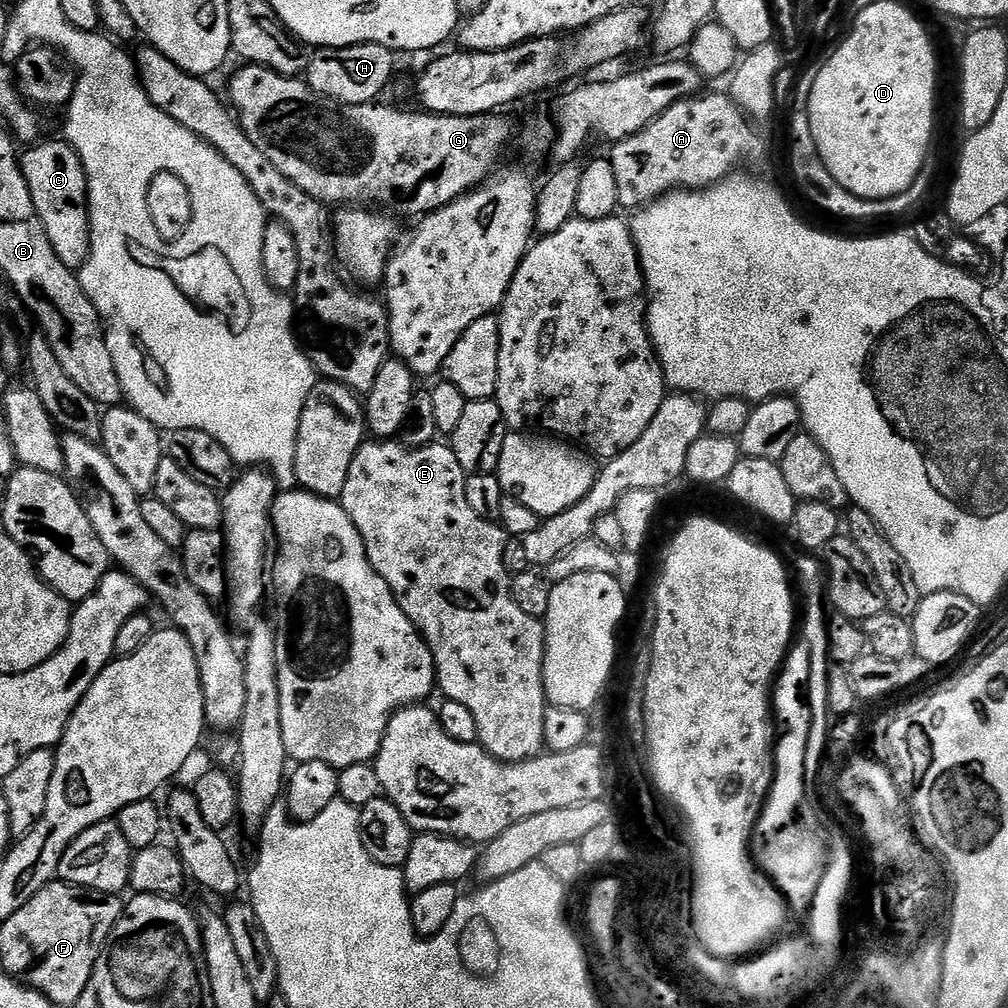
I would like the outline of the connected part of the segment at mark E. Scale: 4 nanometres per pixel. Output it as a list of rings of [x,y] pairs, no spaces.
[[[372,438],[372,439],[369,439],[369,440],[368,440],[368,441],[367,441],[367,442],[366,442],[366,443],[364,443],[364,444],[363,444],[363,445],[362,445],[362,447],[361,447],[361,448],[360,448],[360,449],[359,449],[359,450],[358,450],[358,454],[354,454],[354,462],[350,462],[350,474],[346,474],[346,490],[342,490],[342,494],[341,494],[341,495],[340,495],[340,498],[339,498],[339,501],[338,501],[338,503],[339,503],[339,504],[341,504],[341,505],[342,505],[342,507],[344,507],[344,508],[345,508],[345,510],[347,510],[347,511],[348,511],[348,513],[349,513],[349,514],[350,514],[350,518],[351,518],[351,519],[352,519],[352,521],[353,521],[353,522],[354,522],[354,526],[355,526],[355,527],[356,527],[356,529],[357,529],[357,530],[358,530],[358,534],[359,534],[359,535],[360,535],[360,537],[362,537],[362,539],[363,539],[363,540],[364,540],[364,549],[365,549],[365,550],[366,550],[366,554],[367,554],[367,555],[368,555],[368,560],[369,560],[369,562],[371,562],[371,563],[372,563],[372,565],[373,565],[373,566],[374,566],[374,570],[375,570],[375,571],[376,571],[376,573],[378,573],[378,574],[379,574],[379,576],[380,576],[380,577],[382,577],[382,579],[383,579],[383,580],[384,580],[384,581],[385,581],[385,582],[386,582],[386,586],[390,586],[390,590],[391,590],[391,591],[392,591],[392,593],[393,593],[393,594],[394,594],[394,598],[395,598],[395,599],[396,599],[396,601],[397,601],[397,602],[398,602],[398,606],[402,606],[402,610],[403,610],[403,611],[404,611],[404,613],[406,613],[406,615],[408,615],[408,617],[409,617],[409,618],[410,618],[410,622],[411,622],[411,623],[412,623],[412,625],[414,625],[414,627],[416,627],[416,628],[417,628],[417,629],[418,629],[418,630],[419,630],[419,631],[420,631],[420,635],[421,635],[421,636],[423,636],[423,637],[424,637],[424,641],[426,641],[426,643],[427,643],[427,644],[428,644],[428,649],[429,649],[429,650],[431,650],[431,651],[432,651],[432,657],[433,657],[433,658],[434,658],[434,662],[435,662],[435,663],[436,663],[436,682],[437,682],[437,685],[438,685],[438,688],[439,688],[439,691],[441,691],[441,690],[442,690],[442,691],[444,691],[444,692],[445,692],[445,693],[444,693],[444,694],[443,694],[443,695],[444,695],[444,696],[445,696],[445,697],[447,697],[447,699],[450,699],[450,700],[453,700],[453,701],[454,701],[454,702],[462,702],[462,706],[466,706],[466,707],[467,707],[467,708],[468,708],[468,709],[470,709],[470,714],[474,714],[474,718],[475,718],[475,719],[476,719],[476,721],[477,721],[477,722],[478,722],[478,734],[479,734],[479,735],[480,735],[480,738],[479,738],[479,741],[478,741],[478,743],[479,743],[479,745],[480,745],[480,747],[481,747],[481,748],[483,748],[483,749],[484,749],[484,751],[485,751],[485,752],[488,752],[488,753],[489,753],[489,754],[491,754],[491,755],[492,755],[492,756],[495,756],[495,757],[496,757],[496,759],[497,759],[497,760],[506,760],[506,761],[508,761],[508,763],[509,763],[509,764],[517,764],[517,763],[518,763],[518,761],[520,761],[520,760],[531,760],[531,759],[532,759],[532,757],[534,757],[534,756],[538,756],[538,755],[541,755],[541,752],[542,752],[542,749],[543,749],[543,748],[544,748],[544,735],[543,735],[543,734],[542,734],[542,722],[543,722],[543,721],[544,721],[544,709],[545,709],[545,707],[546,707],[546,697],[545,697],[545,694],[544,694],[544,621],[543,621],[543,619],[541,619],[541,617],[538,617],[538,616],[531,616],[531,615],[530,615],[530,614],[526,614],[526,610],[522,610],[522,606],[518,606],[518,602],[514,602],[514,594],[513,594],[513,593],[512,593],[512,582],[511,582],[511,579],[510,579],[510,573],[509,573],[509,570],[508,570],[508,567],[507,567],[507,566],[506,566],[506,562],[505,562],[505,561],[504,561],[504,545],[505,545],[505,543],[506,543],[506,533],[505,533],[505,531],[504,531],[504,529],[503,529],[503,527],[501,527],[501,525],[500,525],[500,524],[499,524],[499,523],[496,523],[496,522],[493,522],[493,521],[490,521],[490,520],[487,520],[487,519],[486,519],[486,518],[482,518],[482,517],[481,517],[481,516],[479,516],[479,515],[478,515],[478,514],[474,514],[474,509],[472,509],[472,507],[471,507],[471,506],[470,506],[470,502],[466,502],[466,486],[465,486],[465,485],[464,485],[464,482],[465,482],[465,479],[466,479],[466,473],[465,473],[465,472],[464,472],[464,471],[463,471],[463,470],[462,470],[462,466],[458,466],[458,458],[454,458],[454,454],[453,454],[453,453],[452,453],[452,450],[451,450],[451,447],[449,447],[449,445],[448,445],[448,444],[447,444],[447,443],[444,443],[444,444],[428,444],[428,445],[426,445],[426,446],[425,446],[425,448],[407,448],[407,446],[406,446],[406,445],[404,445],[404,444],[396,444],[396,443],[400,443],[400,442],[397,442],[397,441],[396,441],[396,440],[395,440],[395,439],[390,439],[390,440],[385,440],[385,441],[383,441],[383,440],[381,440],[381,439],[379,439],[379,438]]]

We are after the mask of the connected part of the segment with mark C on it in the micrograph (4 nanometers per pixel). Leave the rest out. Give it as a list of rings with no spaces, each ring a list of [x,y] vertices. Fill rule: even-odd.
[[[60,138],[46,140],[23,153],[20,169],[30,186],[30,198],[34,198],[34,210],[38,210],[38,218],[42,218],[46,238],[50,238],[50,246],[54,246],[54,254],[70,266],[79,266],[88,261],[90,254],[88,173],[71,144]]]

